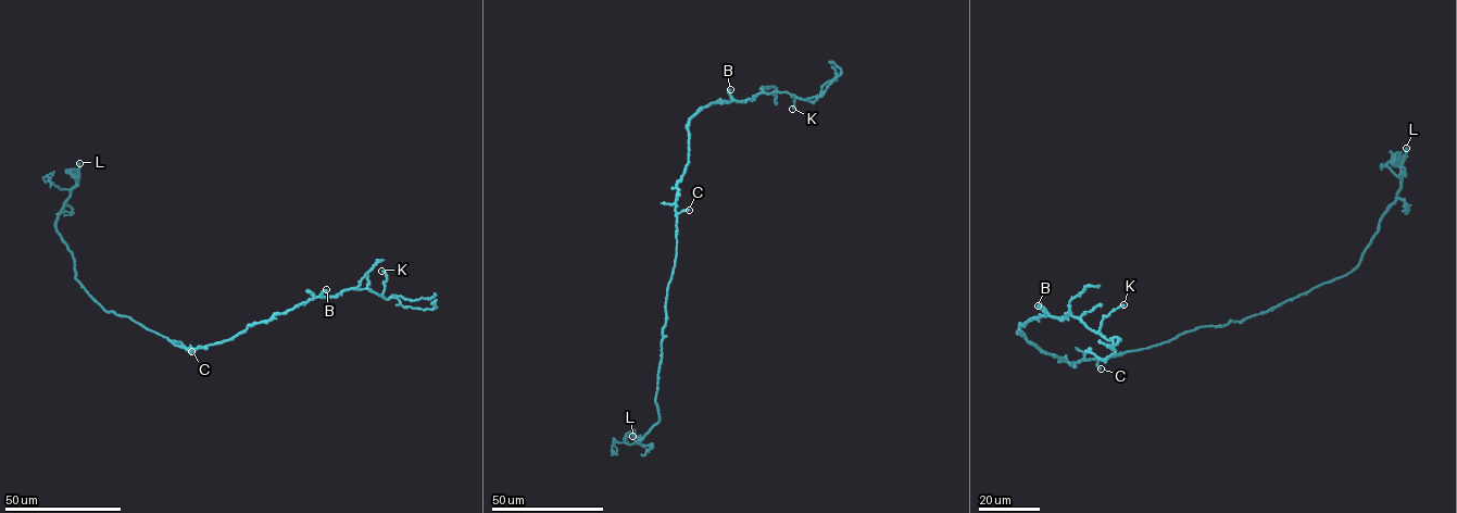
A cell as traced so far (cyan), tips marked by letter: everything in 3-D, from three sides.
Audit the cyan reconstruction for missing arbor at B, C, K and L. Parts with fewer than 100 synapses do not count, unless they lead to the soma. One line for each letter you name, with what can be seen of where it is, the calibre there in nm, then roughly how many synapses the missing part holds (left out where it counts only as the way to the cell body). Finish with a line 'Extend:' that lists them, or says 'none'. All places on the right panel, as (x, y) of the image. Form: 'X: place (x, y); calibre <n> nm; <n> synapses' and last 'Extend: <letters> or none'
L: place (1406, 148); calibre 480 nm
Extend: L

